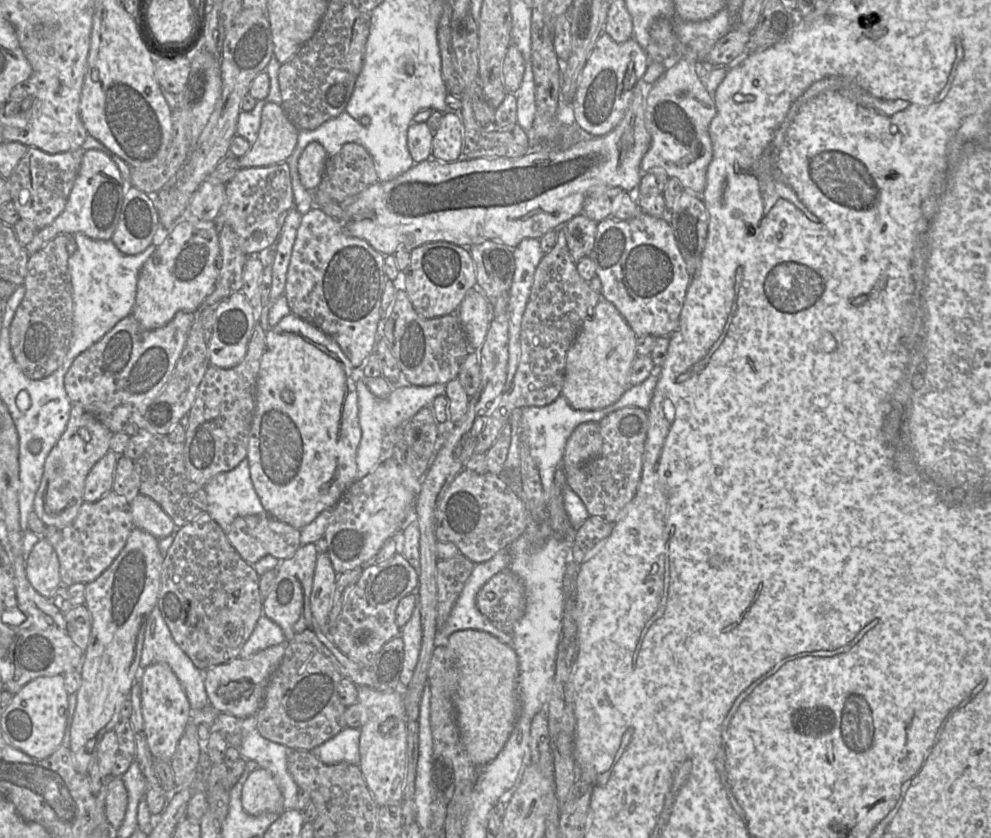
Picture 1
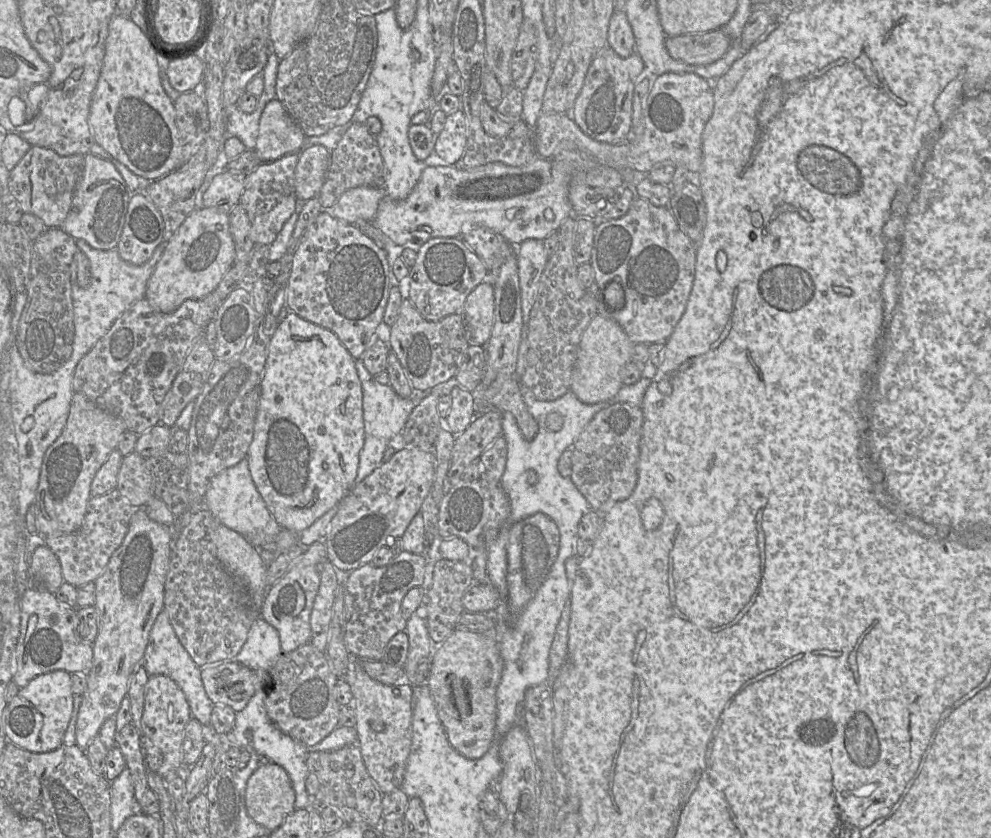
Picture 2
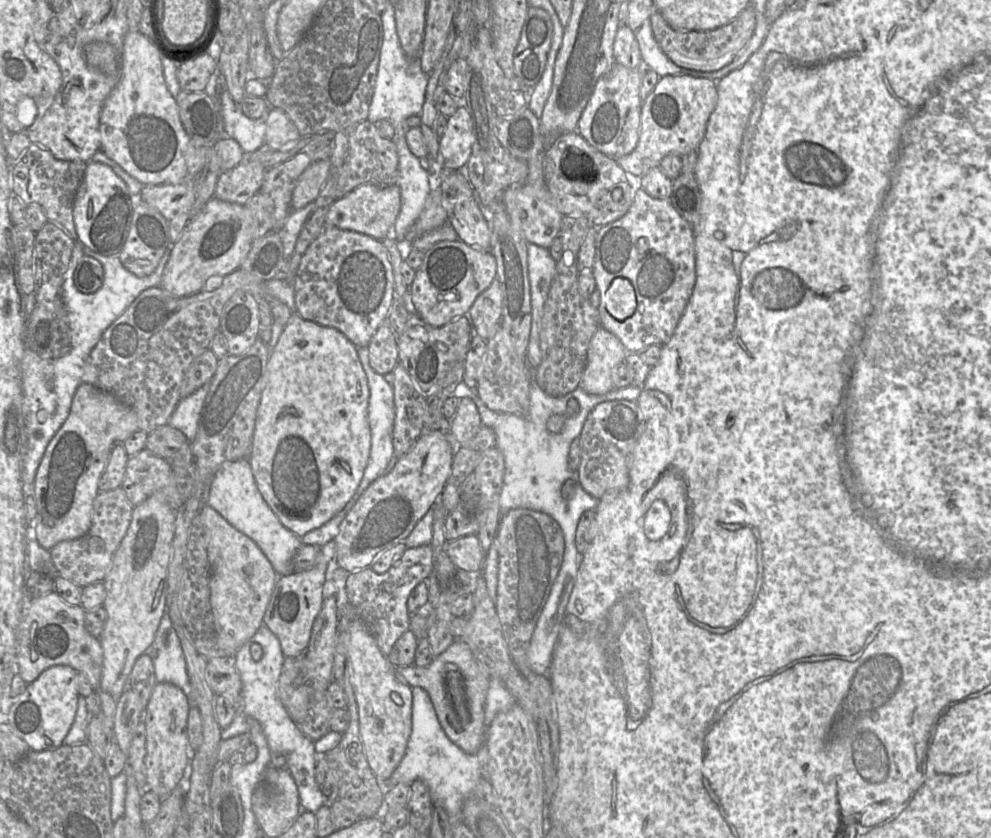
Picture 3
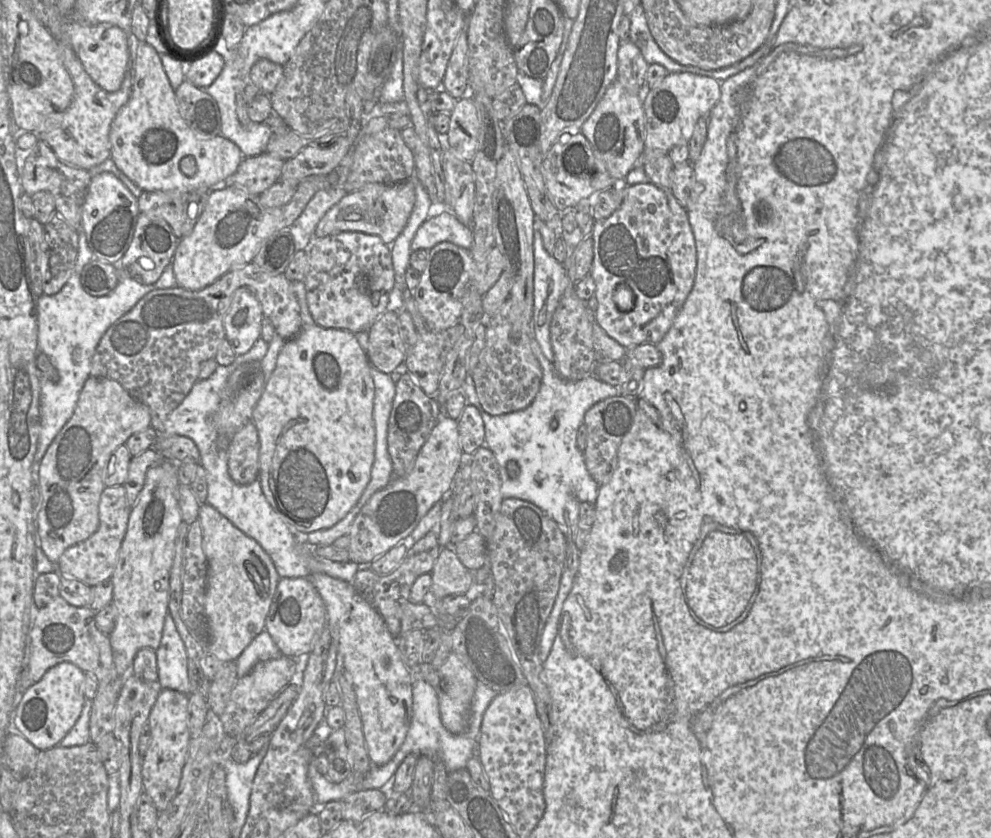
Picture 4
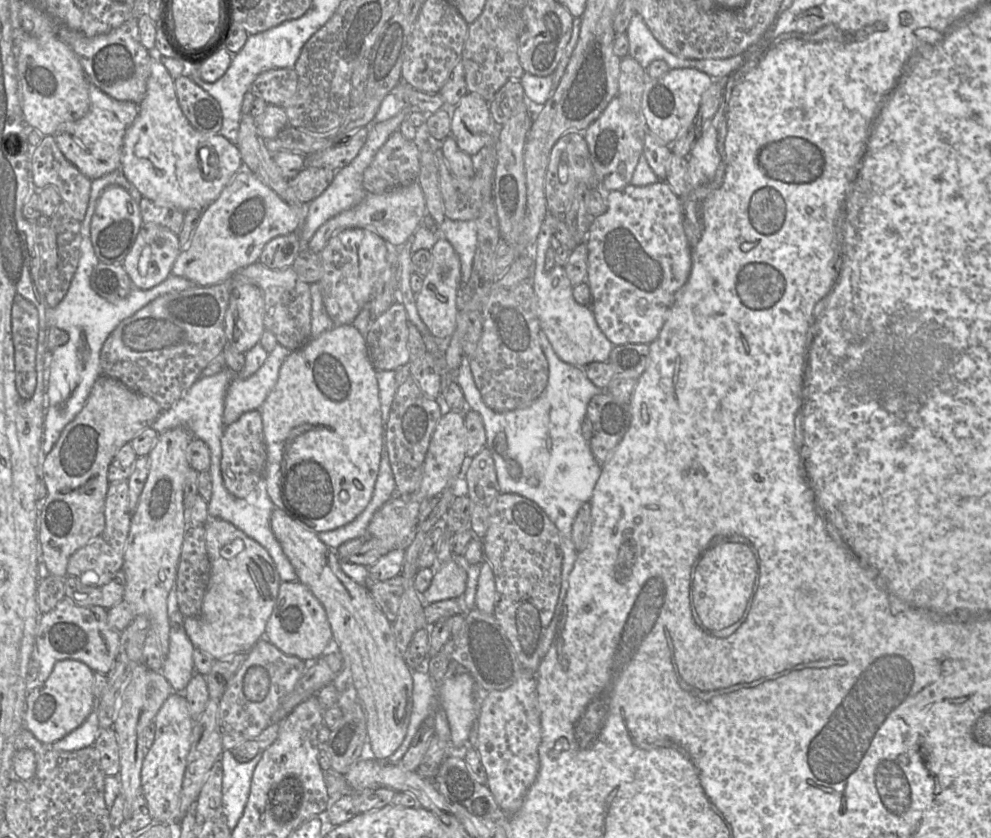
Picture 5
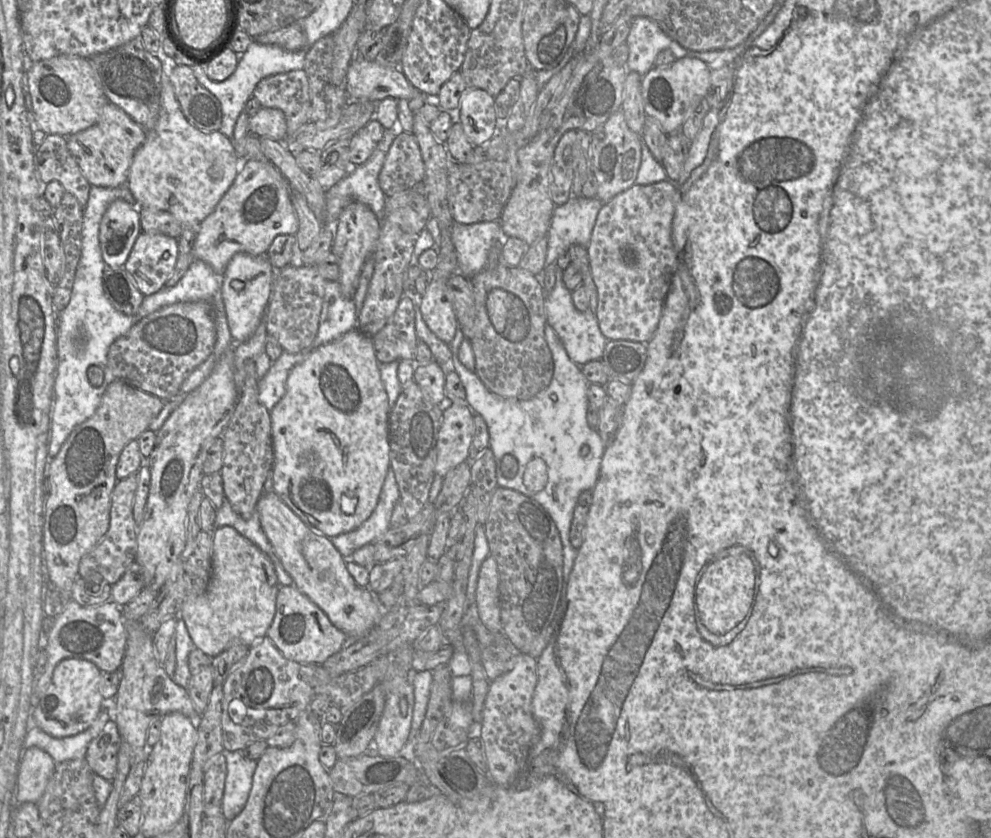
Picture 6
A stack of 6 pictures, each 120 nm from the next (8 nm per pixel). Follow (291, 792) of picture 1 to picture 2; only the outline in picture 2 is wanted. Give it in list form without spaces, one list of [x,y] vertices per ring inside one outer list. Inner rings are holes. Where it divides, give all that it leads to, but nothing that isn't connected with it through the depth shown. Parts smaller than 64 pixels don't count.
[[[260,686],[246,707],[236,713],[234,727],[225,736],[234,746],[238,746],[241,749],[251,749],[268,761],[283,767],[290,777],[295,792],[295,809],[311,807],[312,797],[307,793],[305,787],[306,778],[310,773],[307,766],[309,748],[282,733],[271,723],[265,708],[264,686]],[[247,729],[253,732],[251,740],[245,736]]]

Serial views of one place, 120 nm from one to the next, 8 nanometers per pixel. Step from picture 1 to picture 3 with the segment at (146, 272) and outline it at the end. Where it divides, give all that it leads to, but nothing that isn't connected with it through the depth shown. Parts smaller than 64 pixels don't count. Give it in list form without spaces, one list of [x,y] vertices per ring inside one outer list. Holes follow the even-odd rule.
[[[212,197],[201,212],[190,219],[179,240],[171,244],[171,254],[160,282],[160,287],[175,297],[186,297],[201,291],[216,289],[218,280],[236,269],[248,255],[253,239],[250,235],[249,215],[244,205]]]

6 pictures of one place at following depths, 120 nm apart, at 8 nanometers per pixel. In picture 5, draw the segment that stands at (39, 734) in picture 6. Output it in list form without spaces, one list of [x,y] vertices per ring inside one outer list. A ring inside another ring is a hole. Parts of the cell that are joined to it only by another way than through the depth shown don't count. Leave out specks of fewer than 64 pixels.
[[[95,697],[93,710],[87,719],[75,730],[54,742],[48,748],[58,751],[75,751],[93,746],[100,734],[98,707],[100,699]]]

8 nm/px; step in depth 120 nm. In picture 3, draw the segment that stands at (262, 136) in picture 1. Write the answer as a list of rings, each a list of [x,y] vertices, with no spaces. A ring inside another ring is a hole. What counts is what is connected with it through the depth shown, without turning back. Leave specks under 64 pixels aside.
[[[271,107],[266,117],[265,143],[278,150],[302,137],[291,119],[280,108]]]

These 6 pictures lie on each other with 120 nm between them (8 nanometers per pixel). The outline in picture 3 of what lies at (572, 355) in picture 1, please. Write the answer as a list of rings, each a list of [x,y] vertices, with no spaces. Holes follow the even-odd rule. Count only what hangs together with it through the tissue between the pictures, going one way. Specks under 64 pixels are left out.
[[[600,326],[590,341],[587,364],[579,386],[585,392],[597,395],[616,389],[612,370],[625,362],[627,354],[619,338]]]

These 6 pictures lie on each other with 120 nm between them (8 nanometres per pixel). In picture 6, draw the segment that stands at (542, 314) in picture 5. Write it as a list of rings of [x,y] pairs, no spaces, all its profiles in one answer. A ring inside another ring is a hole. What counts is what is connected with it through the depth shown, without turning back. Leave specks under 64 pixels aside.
[[[580,196],[571,197],[565,204],[555,207],[547,233],[545,267],[568,253],[572,245],[588,245],[602,205],[603,202],[597,197]],[[557,265],[555,286],[545,297],[547,323],[556,332],[569,358],[581,367],[587,362],[601,360],[605,345],[609,340],[602,334],[594,313],[589,310],[580,312],[575,308],[572,302],[572,292],[566,288],[563,281],[563,271]]]

